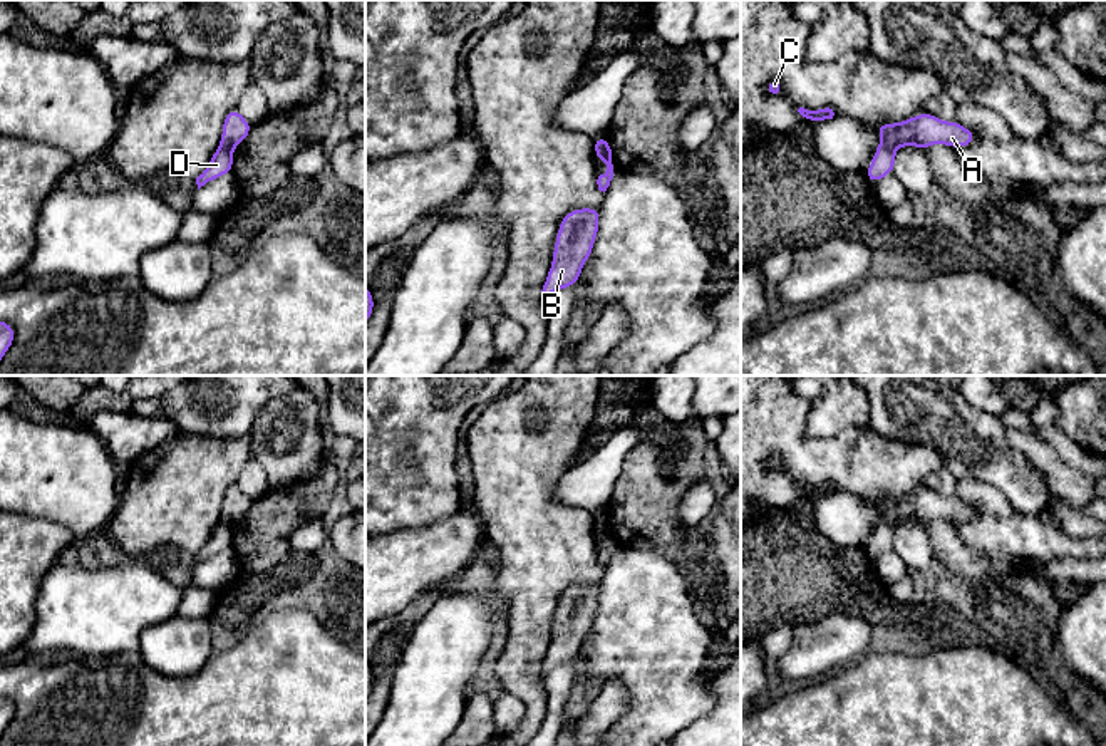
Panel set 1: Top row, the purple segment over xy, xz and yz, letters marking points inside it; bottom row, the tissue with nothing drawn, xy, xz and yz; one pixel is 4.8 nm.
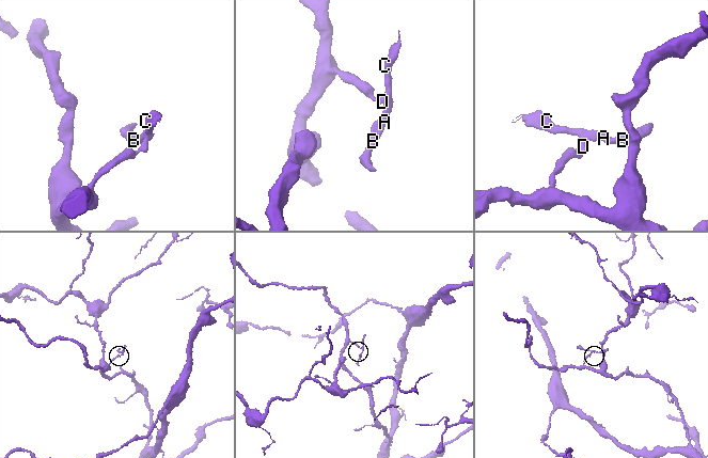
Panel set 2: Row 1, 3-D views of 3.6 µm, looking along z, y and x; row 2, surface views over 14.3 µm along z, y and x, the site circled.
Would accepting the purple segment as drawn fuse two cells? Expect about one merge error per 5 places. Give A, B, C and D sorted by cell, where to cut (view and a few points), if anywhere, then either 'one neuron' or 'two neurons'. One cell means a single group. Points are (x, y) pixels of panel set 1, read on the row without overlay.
A B C / D | xy (220, 520), (232, 525) | two neurons

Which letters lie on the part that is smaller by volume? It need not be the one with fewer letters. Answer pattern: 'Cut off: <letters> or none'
Cut off: A, B, C

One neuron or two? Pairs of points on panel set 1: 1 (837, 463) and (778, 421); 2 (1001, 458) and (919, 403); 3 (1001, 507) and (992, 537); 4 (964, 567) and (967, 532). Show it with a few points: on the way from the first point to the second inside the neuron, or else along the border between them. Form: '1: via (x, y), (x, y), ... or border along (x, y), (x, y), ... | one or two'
1: via (821, 460), (815, 460), (791, 436) | one
2: via (981, 450), (939, 418) | one
3: border along (972, 505), (997, 517), (1011, 517), (1016, 512) | two
4: border along (949, 523), (964, 543), (989, 562), (991, 572) | two

